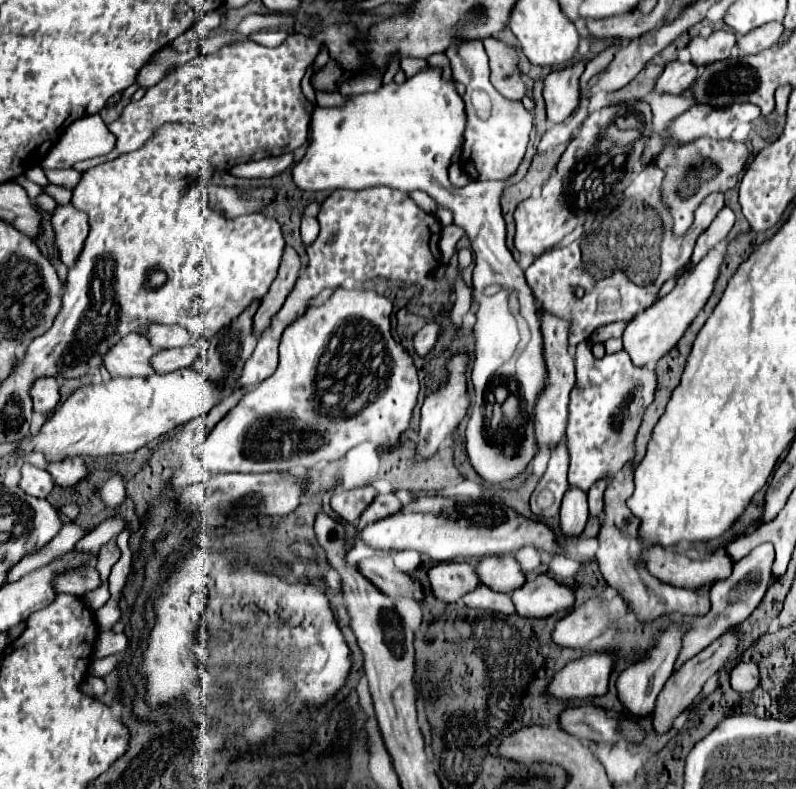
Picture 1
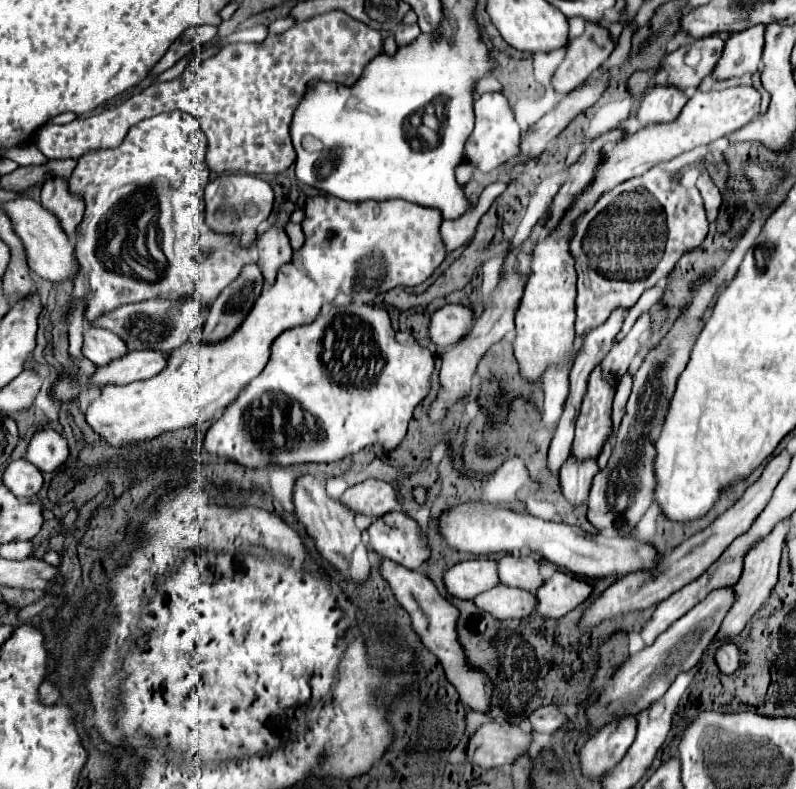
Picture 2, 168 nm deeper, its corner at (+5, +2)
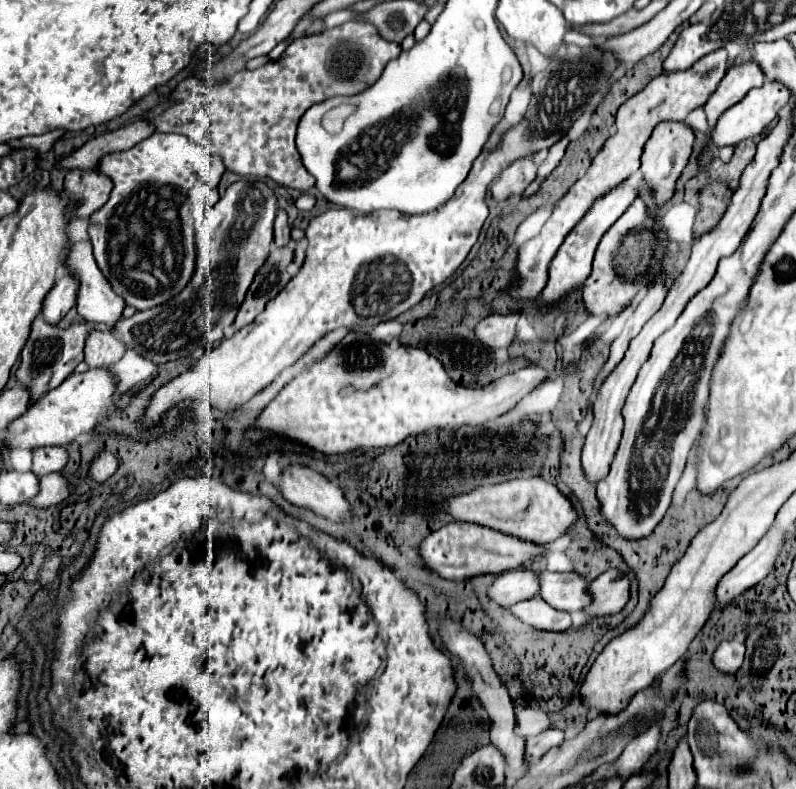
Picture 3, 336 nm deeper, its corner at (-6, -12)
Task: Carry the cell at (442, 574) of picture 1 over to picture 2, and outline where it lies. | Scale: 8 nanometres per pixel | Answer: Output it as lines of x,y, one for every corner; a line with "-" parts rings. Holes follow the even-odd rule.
487,558
467,560
449,568
443,580
445,580
449,594
463,598
463,600
473,600
477,594
499,584
497,562
487,560

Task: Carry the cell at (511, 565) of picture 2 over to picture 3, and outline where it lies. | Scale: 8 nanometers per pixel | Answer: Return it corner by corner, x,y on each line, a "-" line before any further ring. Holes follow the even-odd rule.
538,572
538,596
544,598
552,608
566,610
572,617
573,627
582,625
582,610
584,604
588,604
588,592
586,586
578,574
574,572

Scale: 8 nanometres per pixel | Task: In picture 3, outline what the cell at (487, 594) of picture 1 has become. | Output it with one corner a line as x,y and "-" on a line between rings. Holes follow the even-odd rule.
534,596
530,600
518,602
508,608
512,616
522,620
524,624
536,628
536,630
548,630
548,632
564,632
570,628
570,614
552,608
542,598

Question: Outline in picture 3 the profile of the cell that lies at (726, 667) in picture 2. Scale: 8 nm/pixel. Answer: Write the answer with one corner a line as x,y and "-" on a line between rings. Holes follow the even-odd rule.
734,638
730,642
722,642
712,658
714,666
724,674
736,674
744,662
744,640

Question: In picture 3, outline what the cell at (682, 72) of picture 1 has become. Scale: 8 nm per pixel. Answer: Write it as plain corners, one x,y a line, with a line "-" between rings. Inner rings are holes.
660,122
650,140
644,146
644,154
642,154
642,166
640,172
644,176
644,180
650,182
654,194
656,194
656,202
662,204
666,202
672,194
674,194
674,184
682,172
682,168
686,166
690,152
692,152
692,144
694,144
694,130
690,126
686,126
684,122

